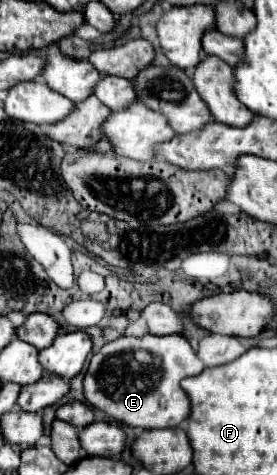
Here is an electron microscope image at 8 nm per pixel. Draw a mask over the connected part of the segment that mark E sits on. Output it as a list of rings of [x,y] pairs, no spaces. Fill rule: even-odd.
[[[184,335],[118,337],[92,355],[86,377],[86,401],[112,415],[122,425],[156,429],[176,427],[190,415],[190,399],[180,381],[204,371],[204,363]]]

